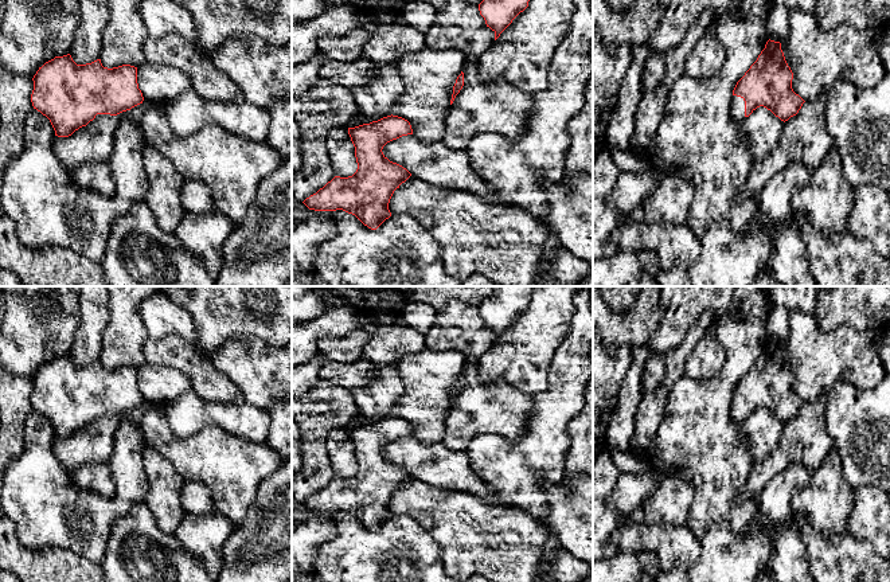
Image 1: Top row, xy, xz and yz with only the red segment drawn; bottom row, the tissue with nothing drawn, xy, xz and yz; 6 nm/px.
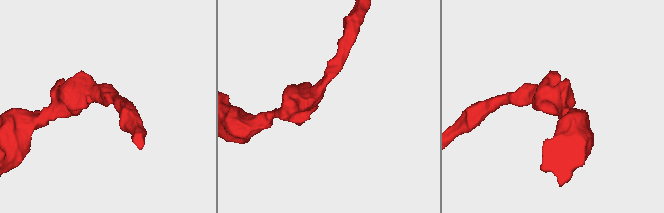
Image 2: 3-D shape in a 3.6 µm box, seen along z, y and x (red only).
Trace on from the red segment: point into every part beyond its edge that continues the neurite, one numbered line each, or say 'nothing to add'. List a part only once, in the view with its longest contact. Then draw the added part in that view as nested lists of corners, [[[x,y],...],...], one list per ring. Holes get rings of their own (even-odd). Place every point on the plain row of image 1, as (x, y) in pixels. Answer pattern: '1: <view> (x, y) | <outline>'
1: yz (737, 411) | [[[733,397],[730,414],[731,419],[737,423],[743,423],[746,421],[743,399]]]

